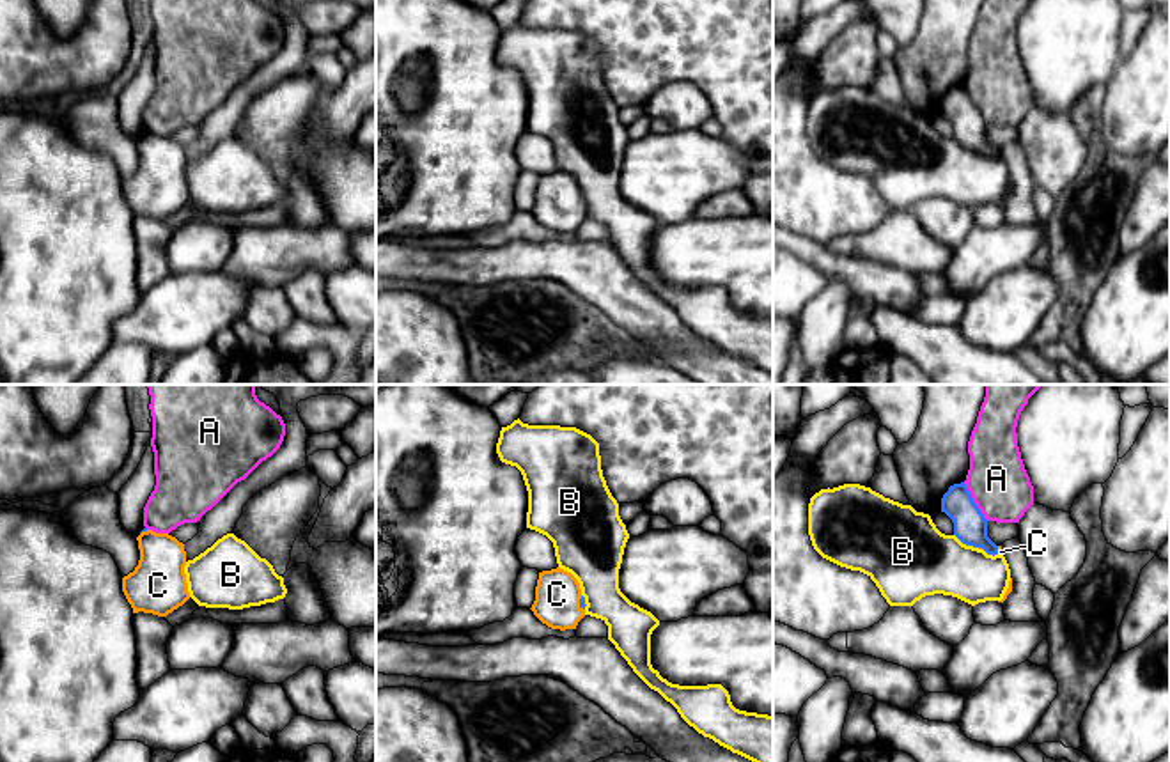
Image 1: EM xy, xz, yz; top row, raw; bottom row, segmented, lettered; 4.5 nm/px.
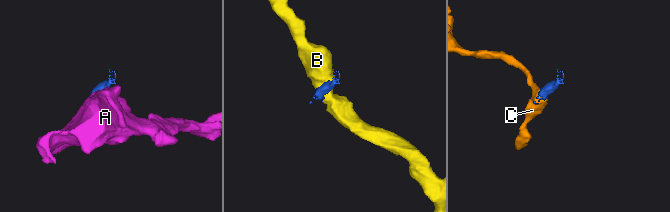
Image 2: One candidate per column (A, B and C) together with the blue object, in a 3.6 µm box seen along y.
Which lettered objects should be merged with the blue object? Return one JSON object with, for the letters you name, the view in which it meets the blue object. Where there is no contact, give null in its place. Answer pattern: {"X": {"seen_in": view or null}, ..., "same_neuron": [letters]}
{"C": {"seen_in": "xz"}, "same_neuron": ["C"]}

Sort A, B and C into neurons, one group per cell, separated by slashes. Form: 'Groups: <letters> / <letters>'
Groups: A / B / C

